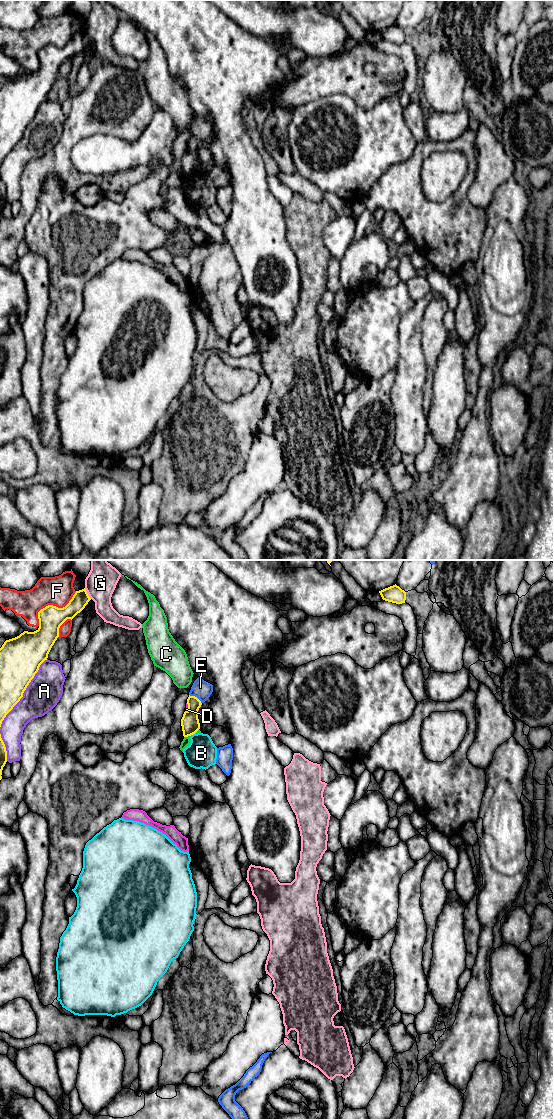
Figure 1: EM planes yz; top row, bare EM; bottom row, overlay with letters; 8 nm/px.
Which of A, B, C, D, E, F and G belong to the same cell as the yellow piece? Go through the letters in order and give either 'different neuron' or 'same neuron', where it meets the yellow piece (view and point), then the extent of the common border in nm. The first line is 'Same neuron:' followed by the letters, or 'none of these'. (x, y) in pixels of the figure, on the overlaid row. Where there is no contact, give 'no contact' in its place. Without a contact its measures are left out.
Same neuron: none of these
A: different neuron; meets yellow in yz at (23, 692); contact 650 nm long
B: different neuron; meets yellow in yz at (193, 733); contact 30 nm long
C: different neuron; meets yellow in yz at (187, 736); contact 70 nm long
D: different neuron; meets yellow in yz at (188, 707); contact 70 nm long
E: different neuron; meets yellow in yz at (196, 697); contact 130 nm long
F: different neuron; meets yellow in yz at (52, 605); contact 420 nm long
G: different neuron; meets yellow in yz at (87, 593); contact 110 nm long

